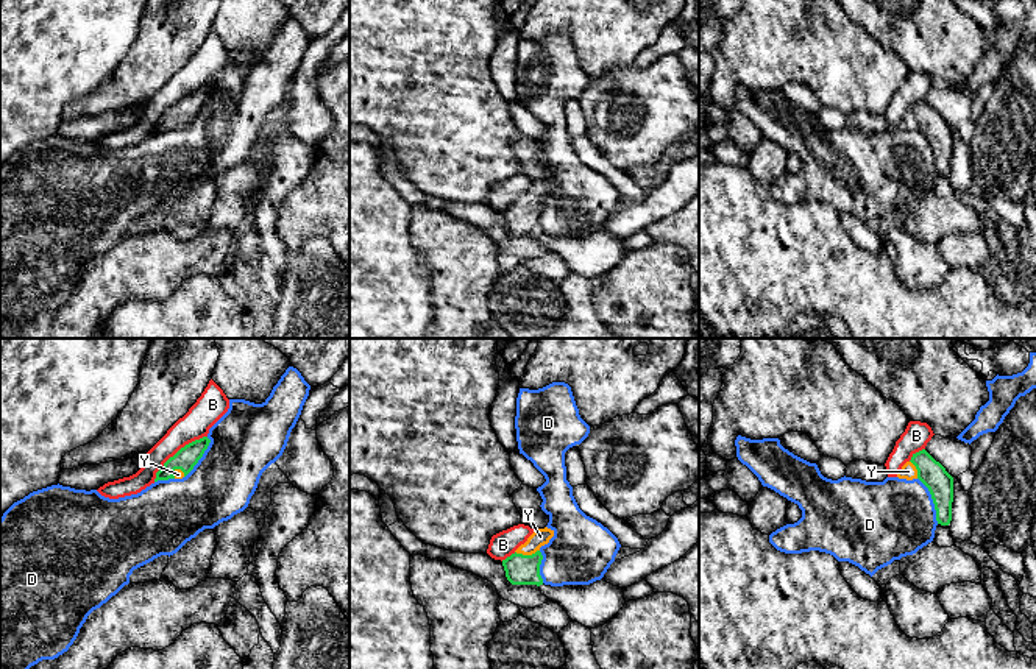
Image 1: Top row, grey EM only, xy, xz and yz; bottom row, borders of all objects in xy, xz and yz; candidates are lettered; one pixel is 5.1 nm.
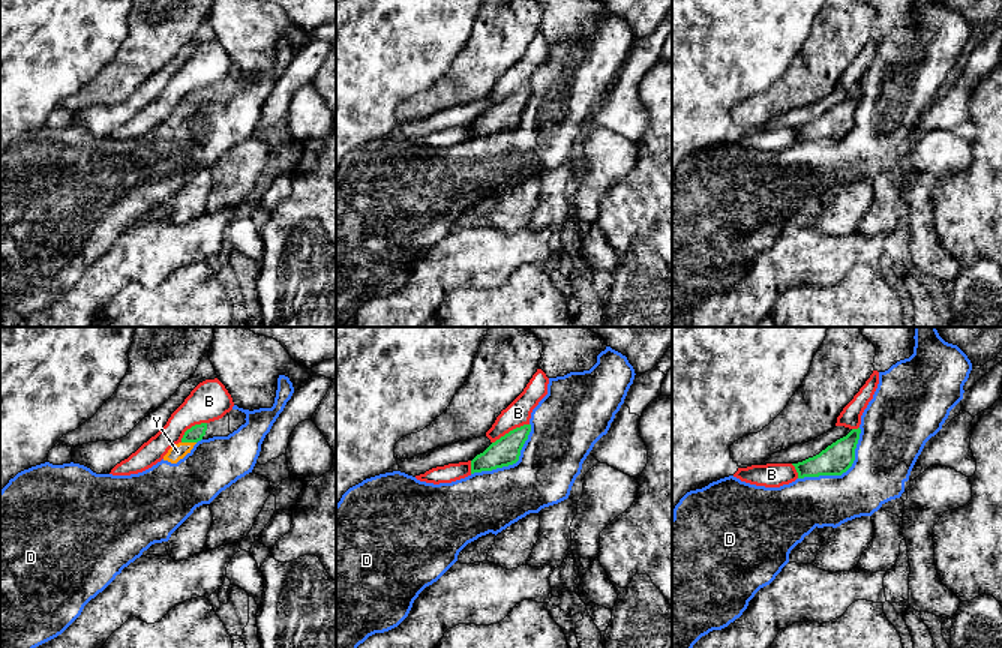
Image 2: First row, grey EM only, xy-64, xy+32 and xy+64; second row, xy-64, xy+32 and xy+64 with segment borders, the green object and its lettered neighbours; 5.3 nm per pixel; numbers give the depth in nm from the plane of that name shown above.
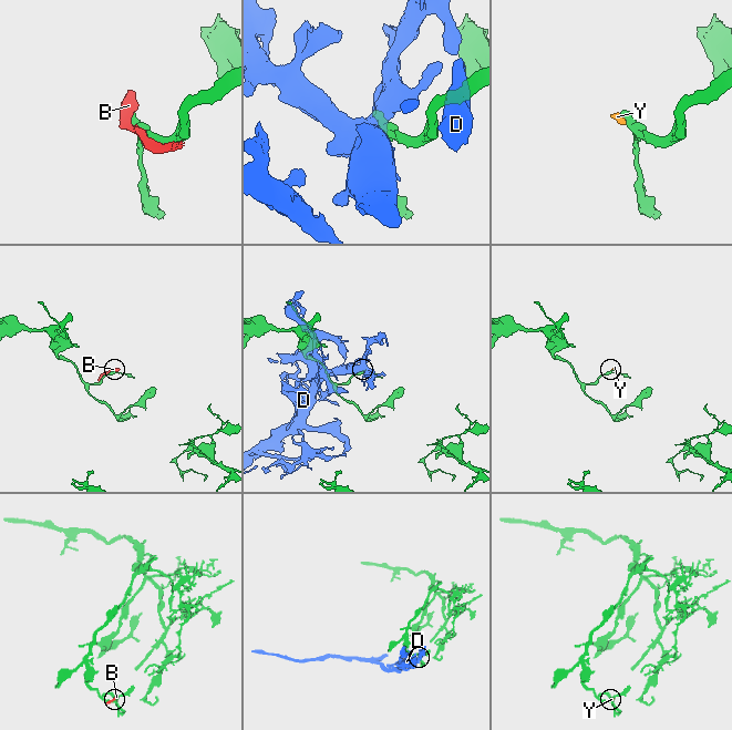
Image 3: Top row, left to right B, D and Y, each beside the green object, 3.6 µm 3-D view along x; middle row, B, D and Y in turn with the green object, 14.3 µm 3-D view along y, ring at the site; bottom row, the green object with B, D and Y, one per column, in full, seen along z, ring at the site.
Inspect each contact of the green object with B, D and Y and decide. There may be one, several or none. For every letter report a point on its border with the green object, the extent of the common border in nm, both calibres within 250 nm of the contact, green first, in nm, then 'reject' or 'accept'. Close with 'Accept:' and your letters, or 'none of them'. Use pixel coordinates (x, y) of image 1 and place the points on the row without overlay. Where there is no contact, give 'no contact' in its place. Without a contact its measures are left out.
B: xy (178, 102) | 360 nm | 110/150 nm | reject
D: yz (933, 152) | 260 nm | 140/400 nm | reject
Y: xz (526, 206) | 130 nm | 160/90 nm | accept
Accept: Y

